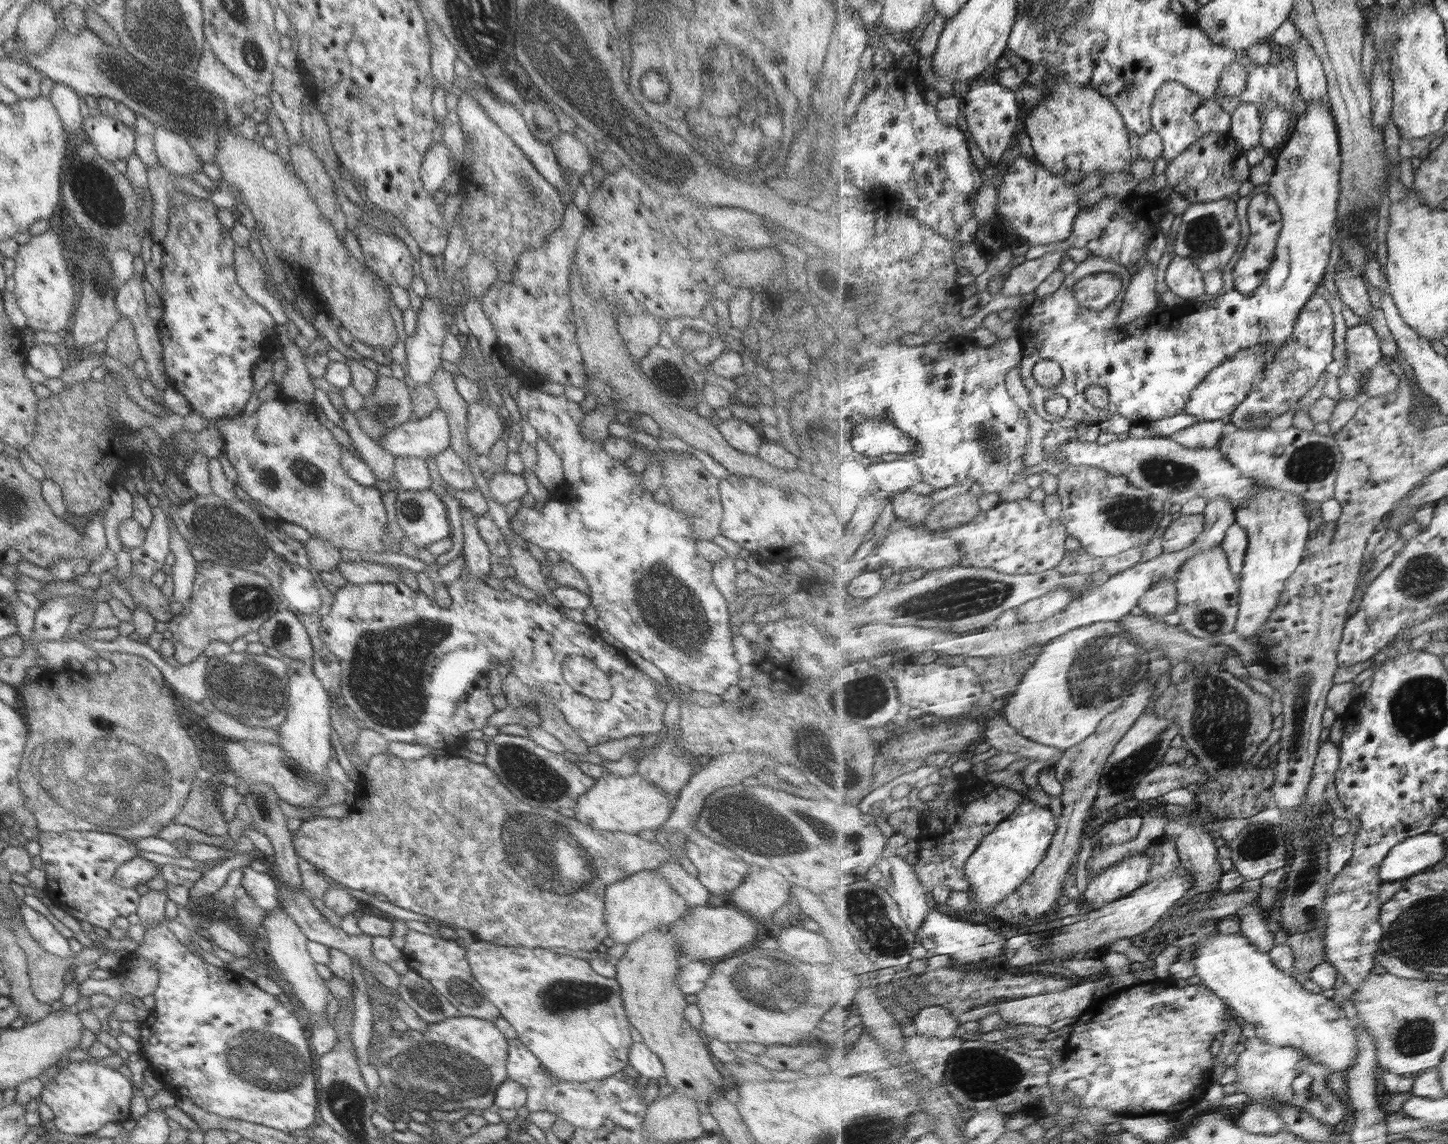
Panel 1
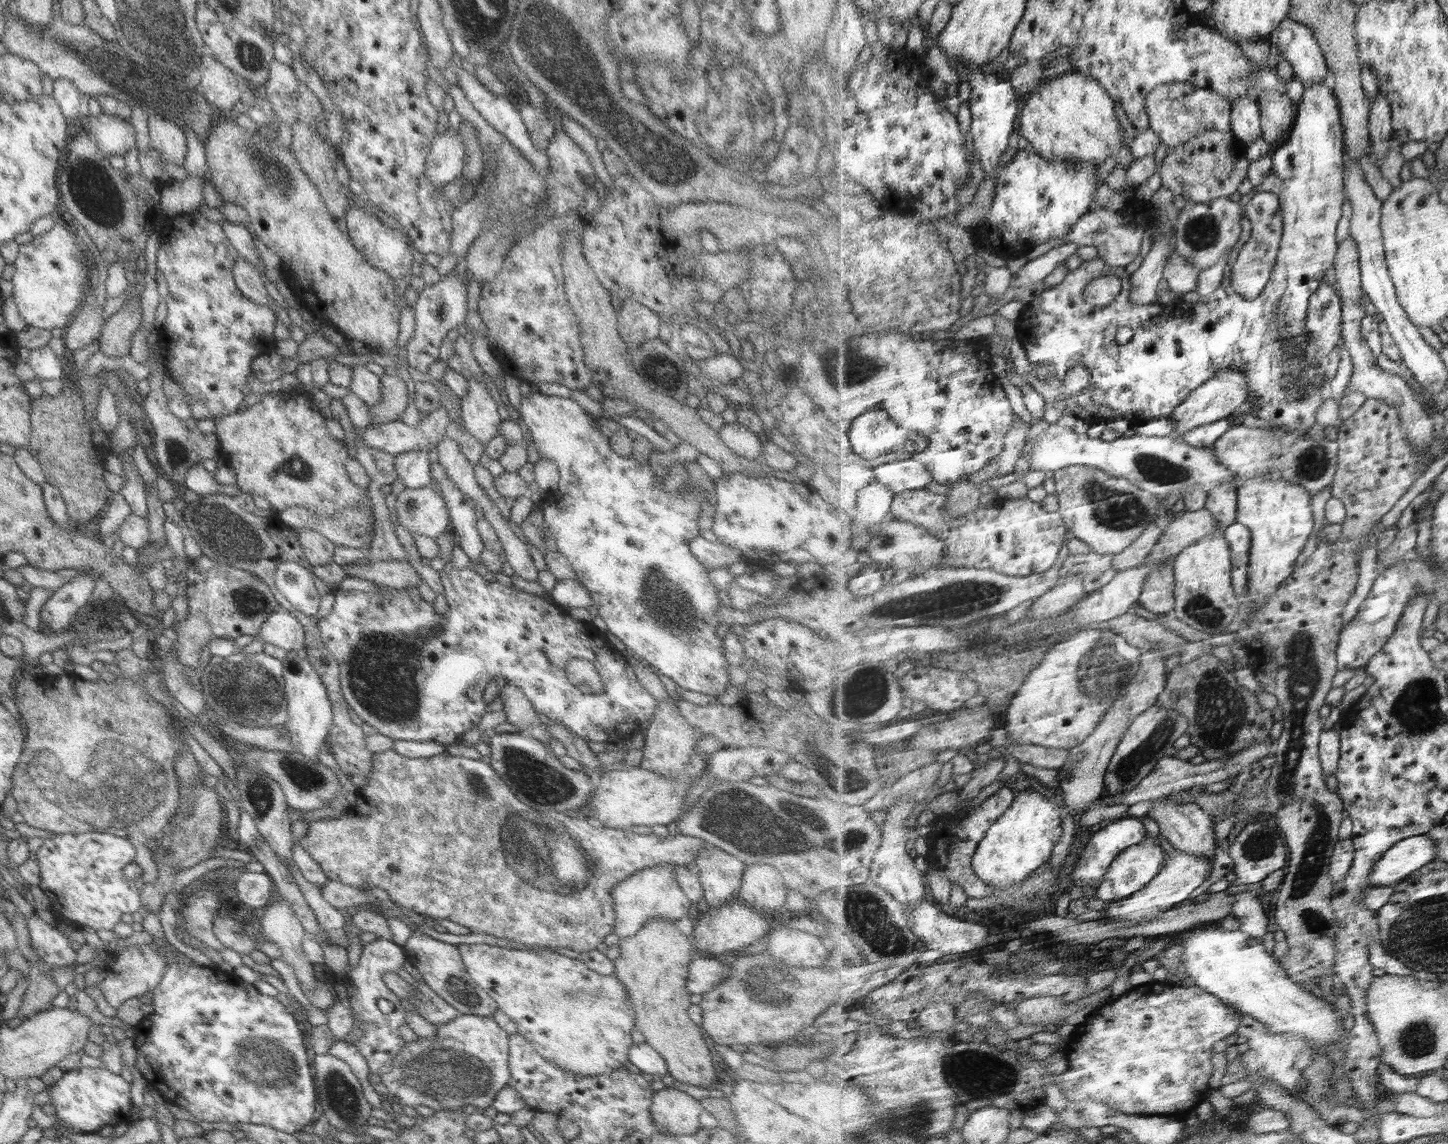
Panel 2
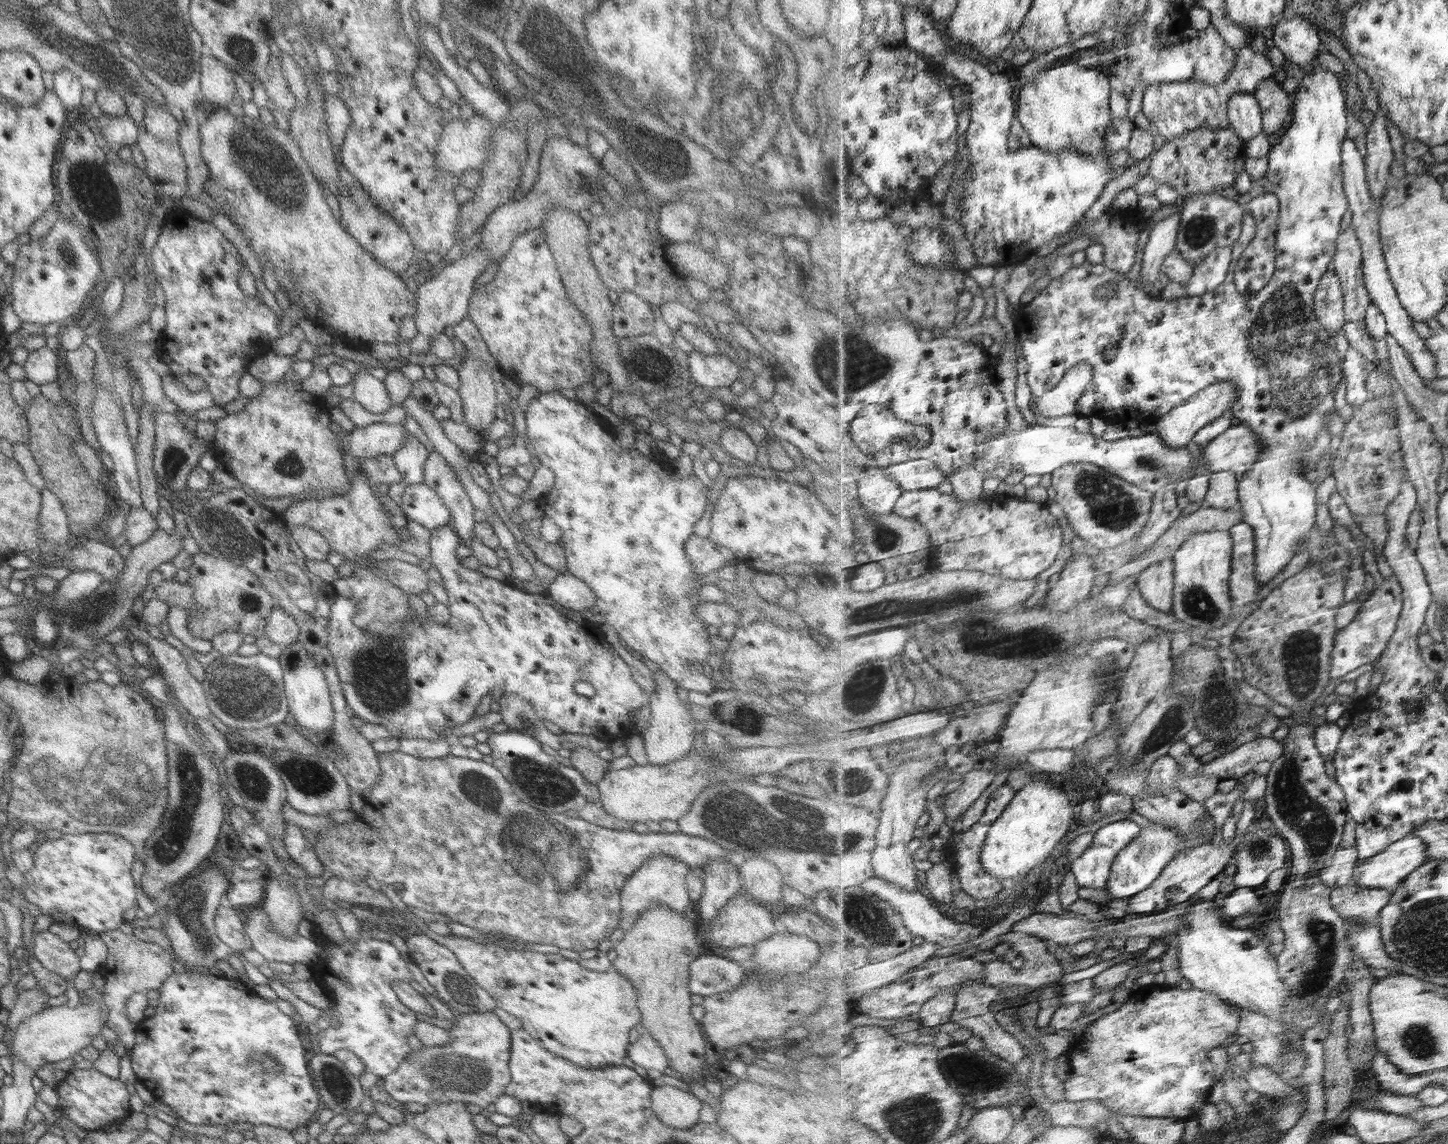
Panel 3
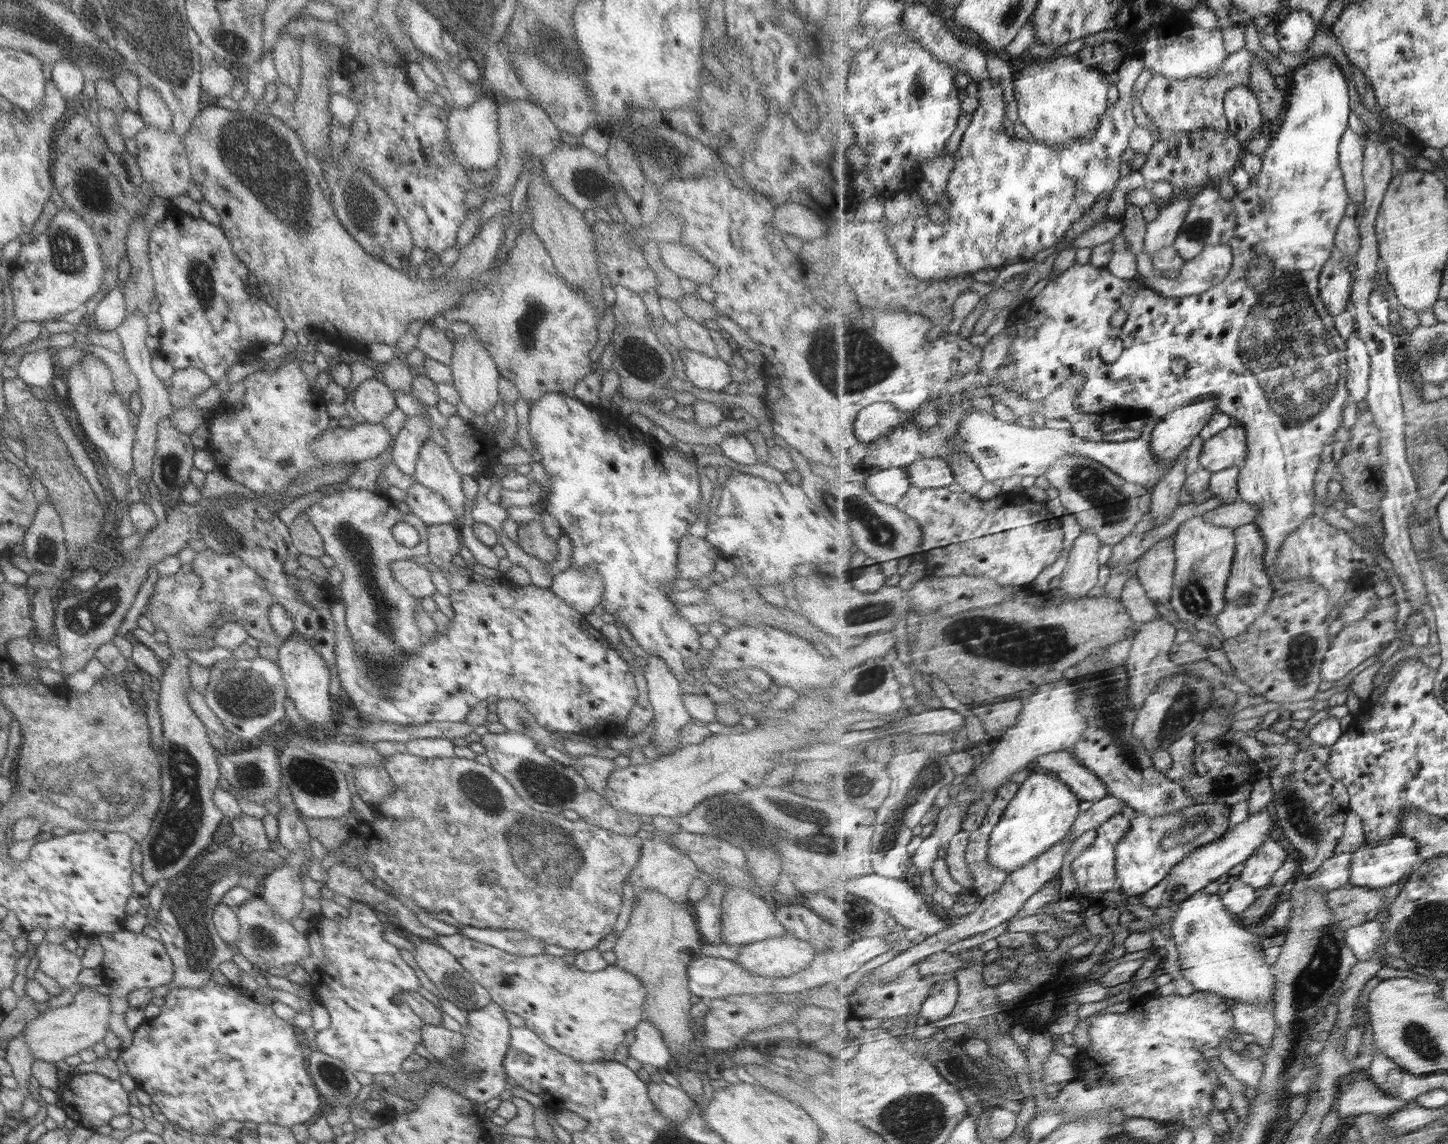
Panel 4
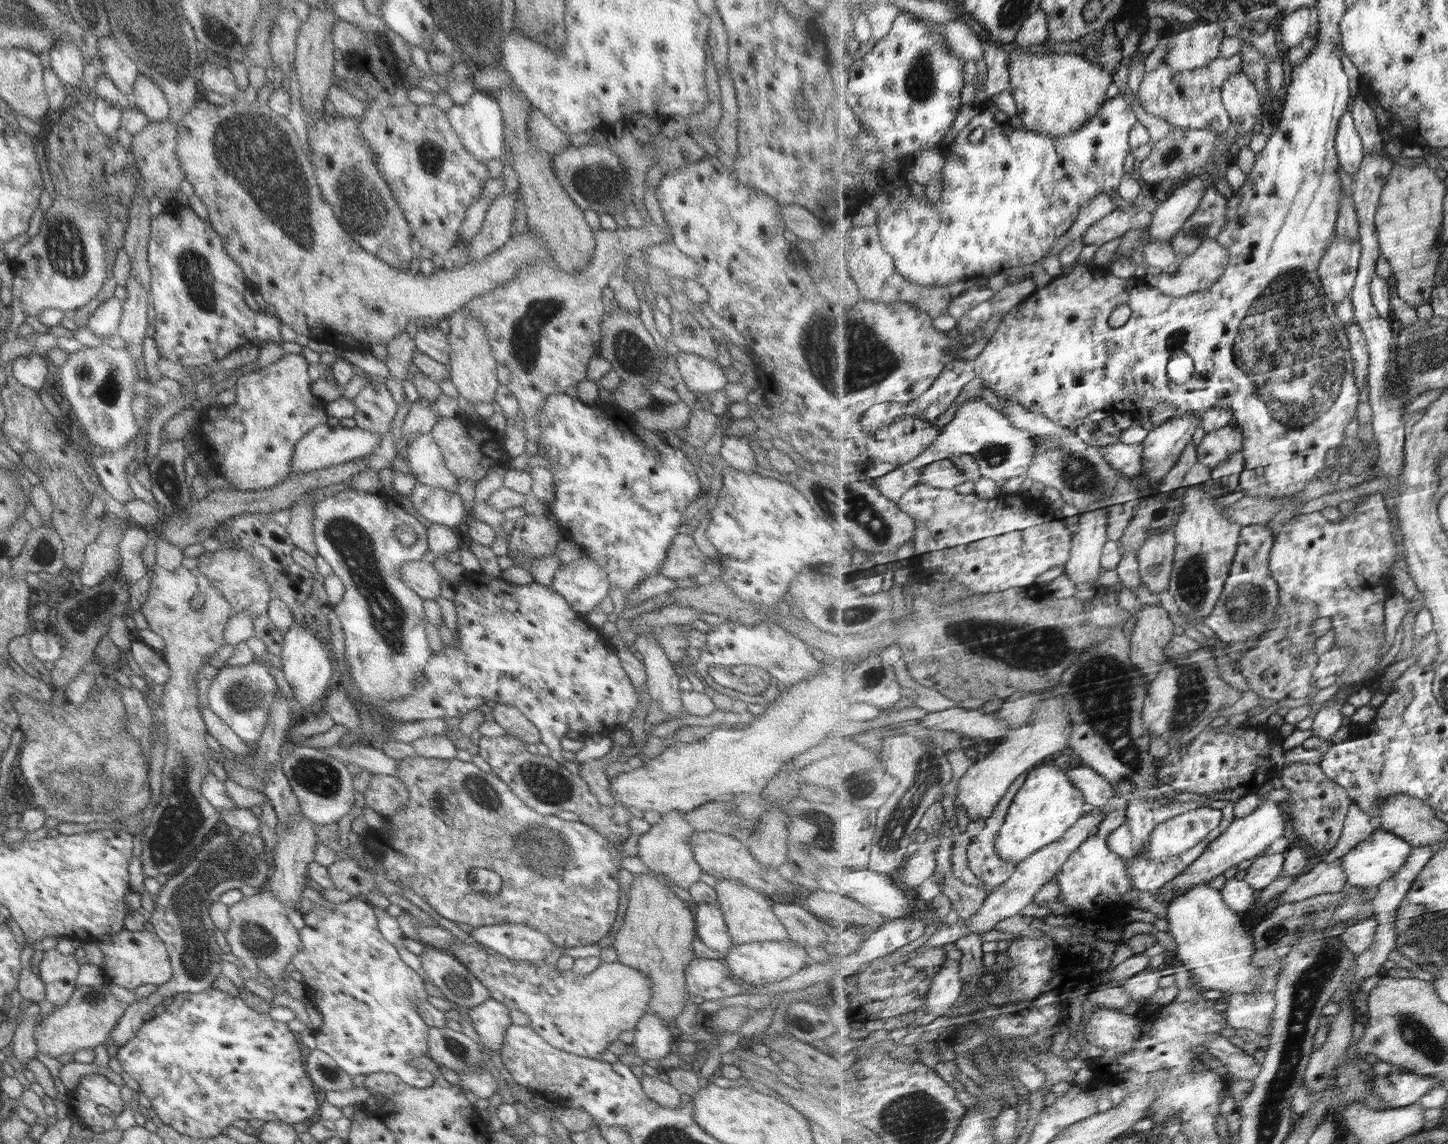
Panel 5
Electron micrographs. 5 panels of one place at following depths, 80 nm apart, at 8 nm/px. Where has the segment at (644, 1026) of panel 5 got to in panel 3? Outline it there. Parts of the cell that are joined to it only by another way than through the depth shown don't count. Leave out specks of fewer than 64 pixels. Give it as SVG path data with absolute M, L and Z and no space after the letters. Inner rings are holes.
M637 1026L639 1039L629 1043L626 1048L626 1056L639 1068L654 1070L657 1073L663 1074L667 1067L667 1060L663 1055L663 1050L657 1046L657 1043L650 1037L650 1034L640 1026Z

